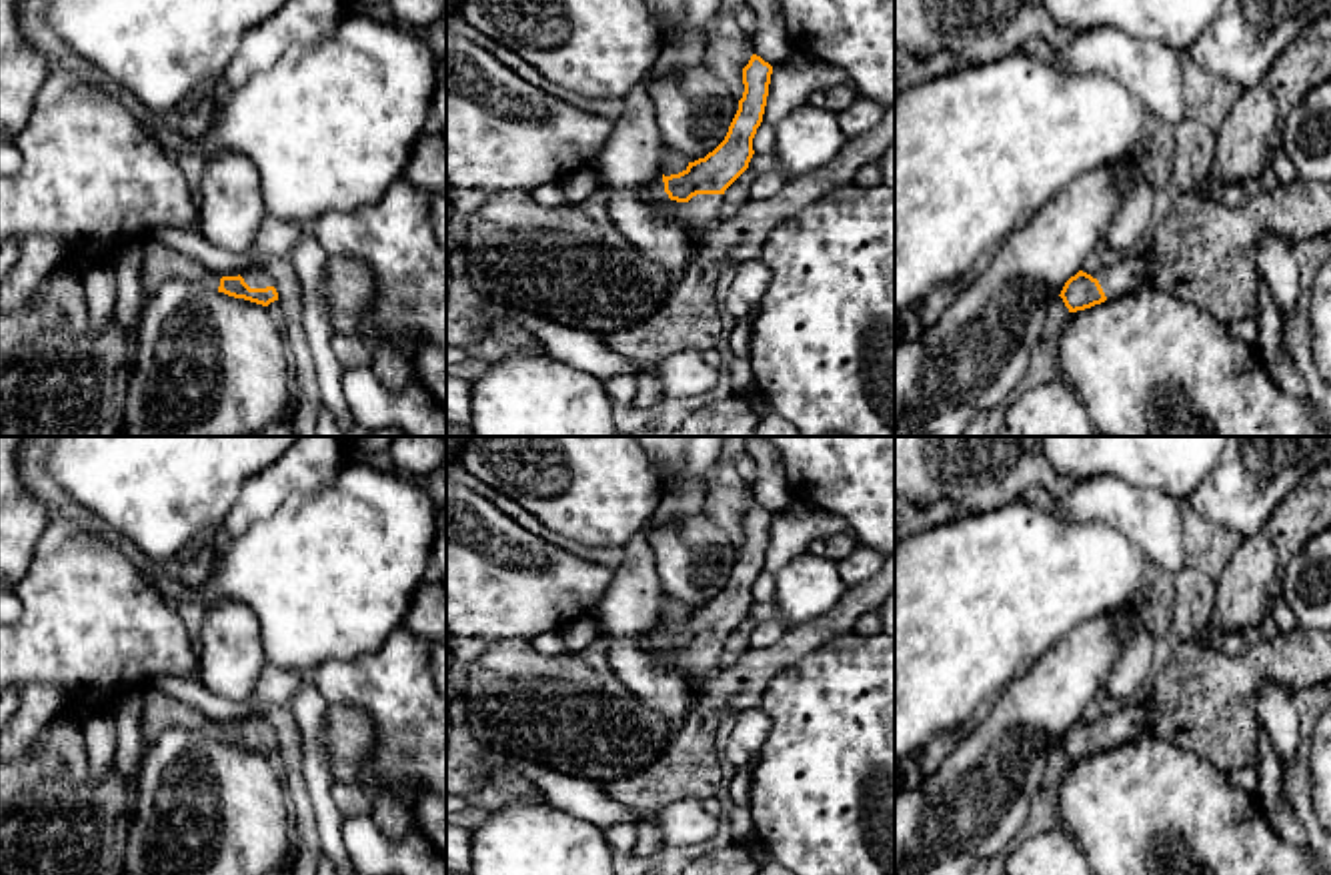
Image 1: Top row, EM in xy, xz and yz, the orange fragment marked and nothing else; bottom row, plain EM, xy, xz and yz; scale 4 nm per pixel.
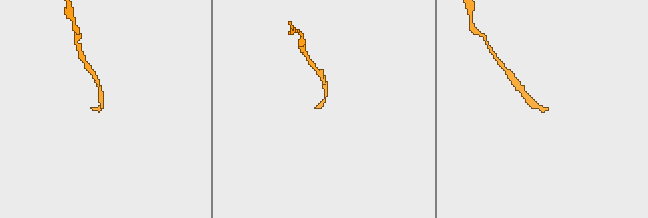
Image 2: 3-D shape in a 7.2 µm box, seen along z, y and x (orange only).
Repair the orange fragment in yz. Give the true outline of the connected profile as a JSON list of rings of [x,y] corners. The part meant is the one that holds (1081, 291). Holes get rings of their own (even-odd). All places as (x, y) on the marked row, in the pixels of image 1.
[[[1151,250],[1131,252],[1121,258],[1109,256],[1093,276],[1083,270],[1071,276],[1059,296],[1069,312],[1091,308],[1105,300],[1143,288],[1151,264]]]

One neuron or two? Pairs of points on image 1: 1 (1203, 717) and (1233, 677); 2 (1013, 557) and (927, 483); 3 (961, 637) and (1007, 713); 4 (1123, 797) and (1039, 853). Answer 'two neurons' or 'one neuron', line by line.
1: one neuron
2: two neurons
3: two neurons
4: two neurons

